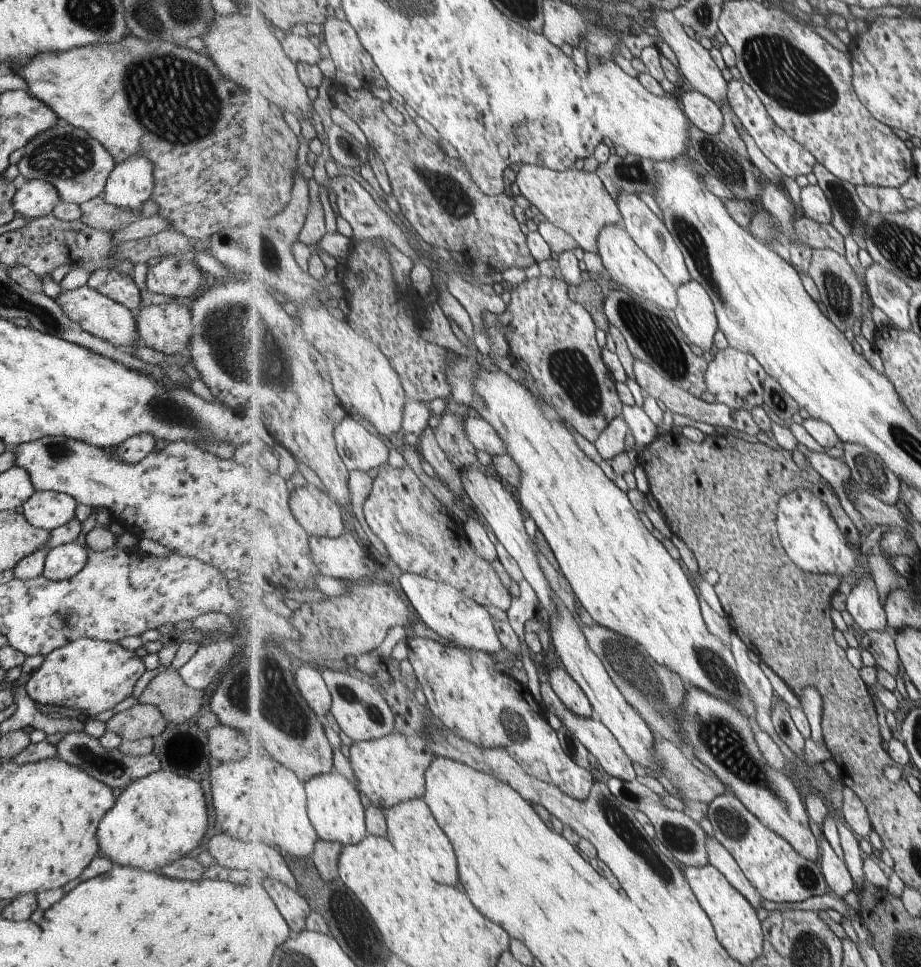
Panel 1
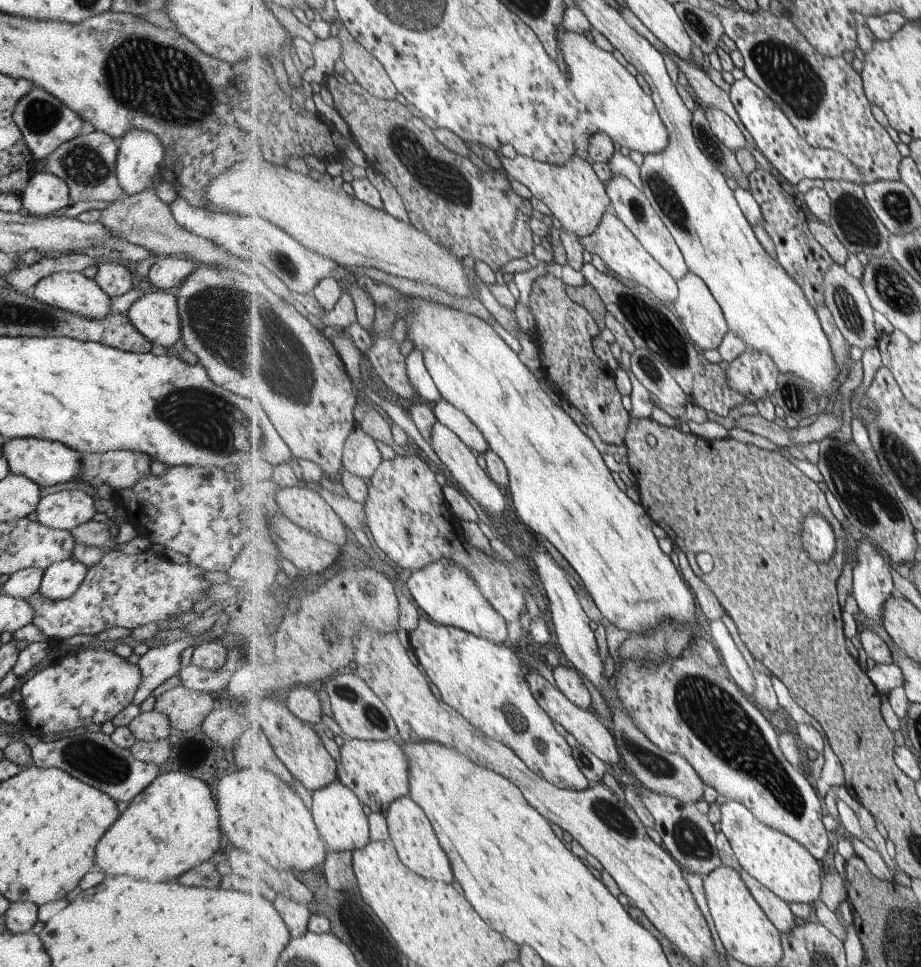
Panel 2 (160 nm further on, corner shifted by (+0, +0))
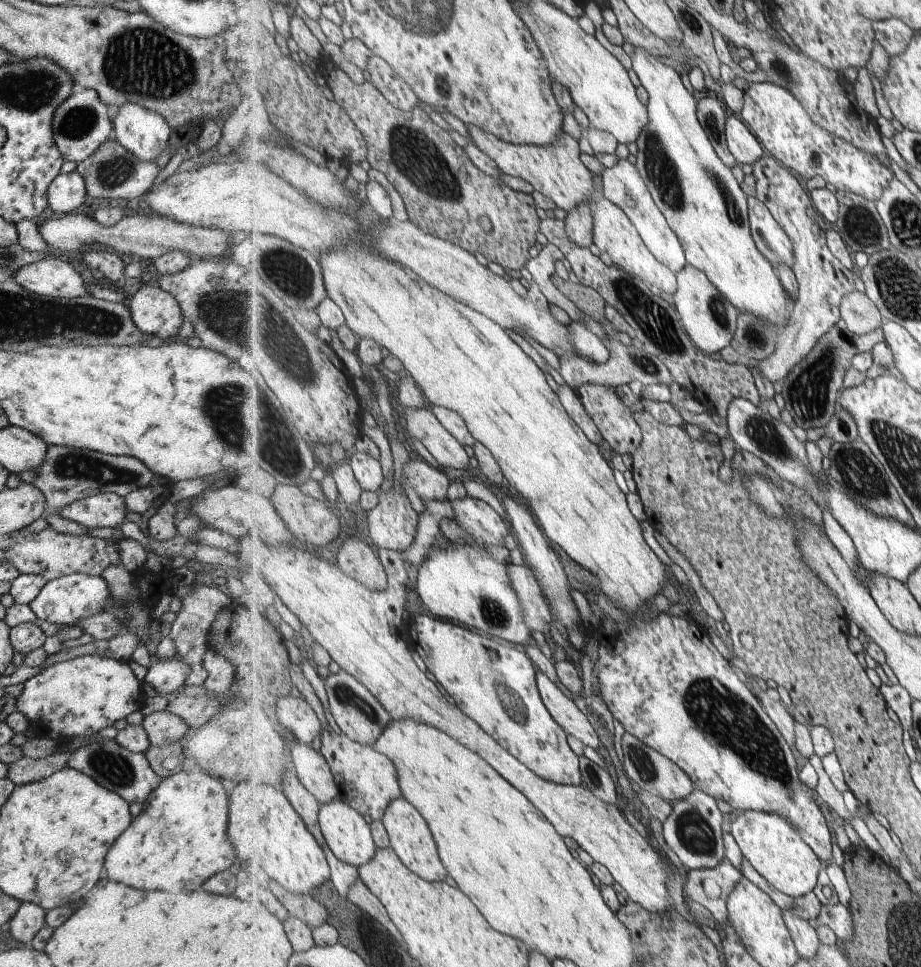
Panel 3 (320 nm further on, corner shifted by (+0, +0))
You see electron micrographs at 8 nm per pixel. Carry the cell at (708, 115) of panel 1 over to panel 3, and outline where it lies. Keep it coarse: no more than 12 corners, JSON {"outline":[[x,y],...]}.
{"outline":[[735,114],[724,131],[739,165],[755,166],[767,154]]}

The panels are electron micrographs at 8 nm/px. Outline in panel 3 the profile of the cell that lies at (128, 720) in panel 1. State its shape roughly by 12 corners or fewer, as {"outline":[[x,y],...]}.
{"outline":[[166,710],[141,722],[151,745],[180,741],[188,726]]}

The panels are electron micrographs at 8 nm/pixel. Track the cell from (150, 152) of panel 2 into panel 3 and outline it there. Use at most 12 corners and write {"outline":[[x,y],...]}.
{"outline":[[124,102],[111,111],[116,141],[155,160],[170,126],[154,110]]}

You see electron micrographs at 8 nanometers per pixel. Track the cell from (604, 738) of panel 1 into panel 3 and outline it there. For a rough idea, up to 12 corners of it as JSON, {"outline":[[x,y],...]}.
{"outline":[[543,671],[540,695],[556,721],[597,750],[601,740],[581,706]]}

